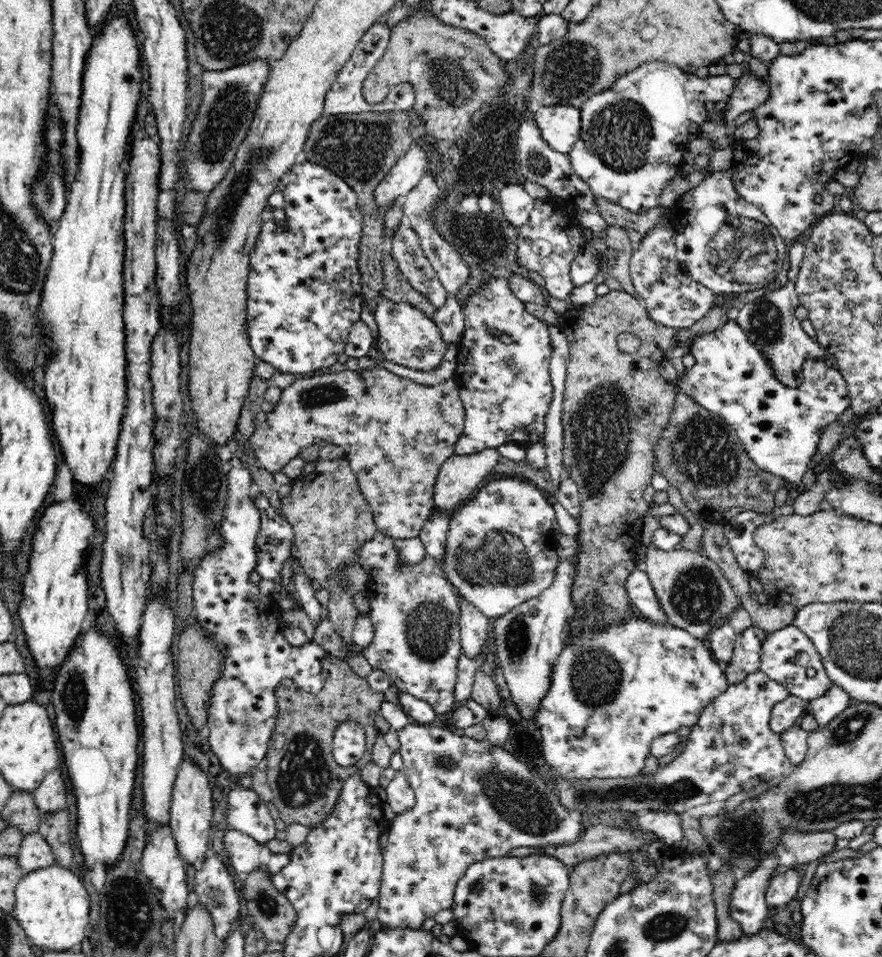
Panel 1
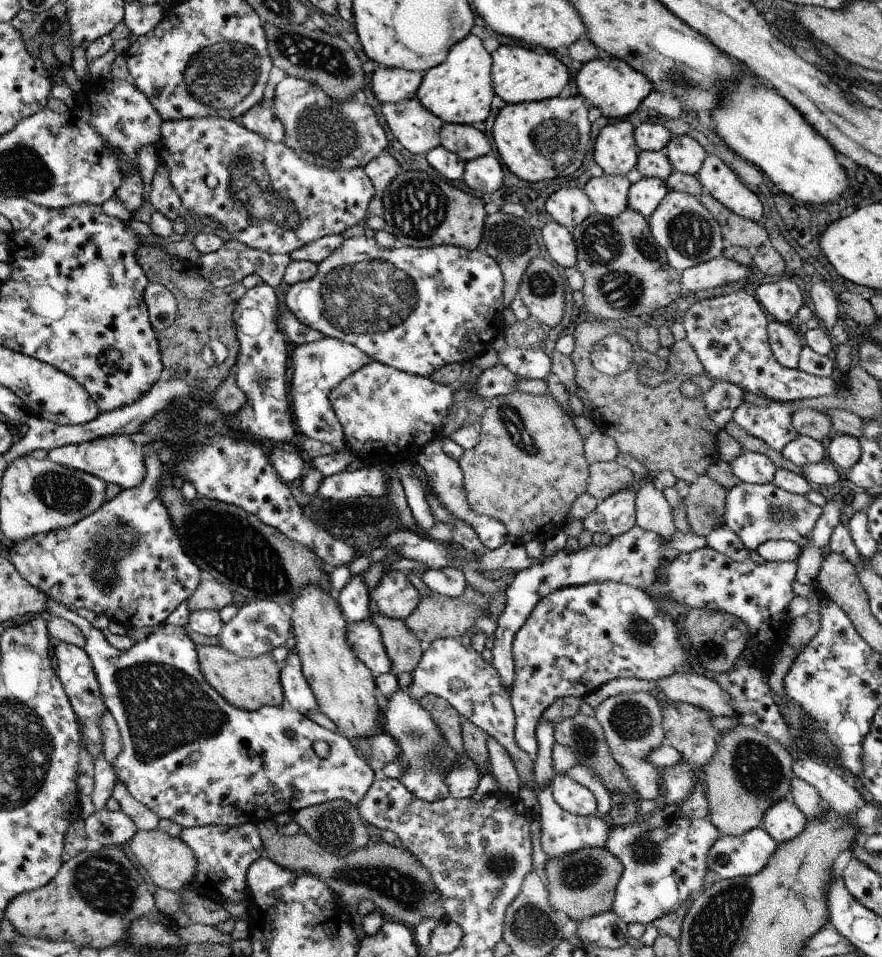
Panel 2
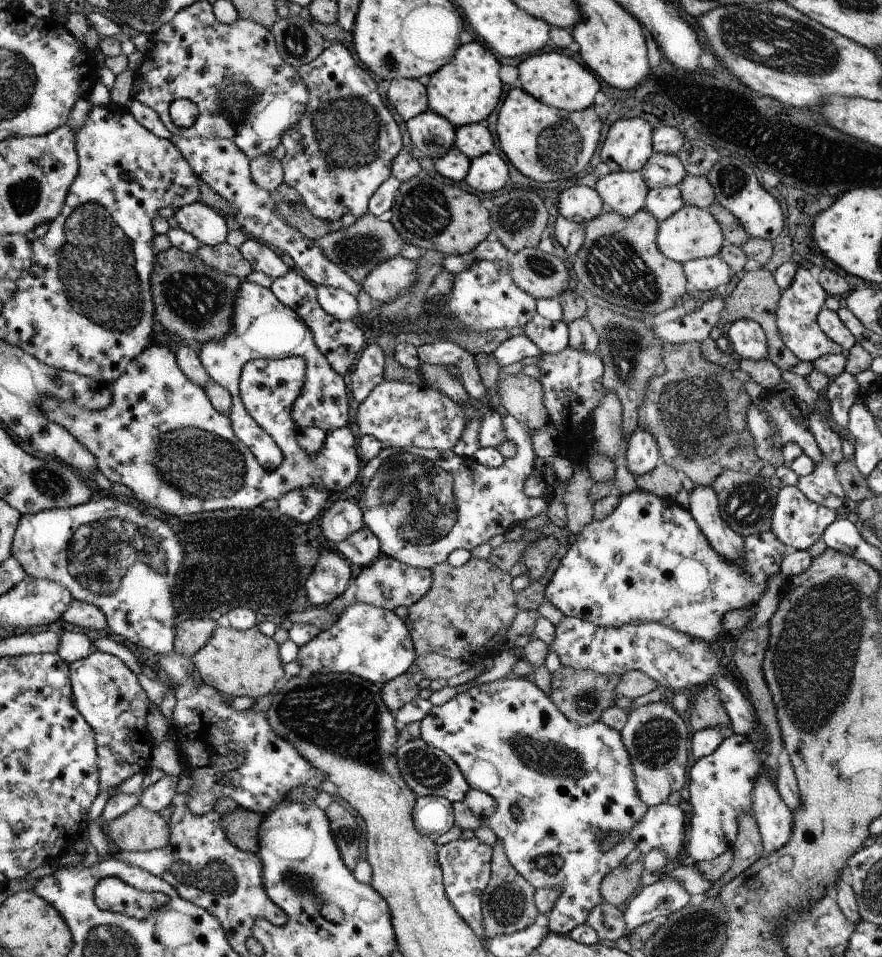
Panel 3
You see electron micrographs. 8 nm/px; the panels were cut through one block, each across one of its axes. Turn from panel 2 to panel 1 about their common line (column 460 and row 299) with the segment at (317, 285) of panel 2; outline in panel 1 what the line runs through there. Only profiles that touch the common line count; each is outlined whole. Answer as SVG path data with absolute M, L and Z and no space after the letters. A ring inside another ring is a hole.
M300 160L285 174L286 187L282 192L284 197L283 209L285 212L284 222L279 223L276 219L266 220L258 236L256 247L253 248L249 261L250 271L248 274L247 294L247 333L249 343L258 360L270 364L276 371L304 377L316 374L323 368L331 367L338 362L338 357L345 350L345 344L354 323L360 321L360 312L364 303L360 269L358 269L358 258L360 258L359 244L362 239L364 227L361 206L358 205L358 195L354 189L340 178L336 173L326 169L324 166Z

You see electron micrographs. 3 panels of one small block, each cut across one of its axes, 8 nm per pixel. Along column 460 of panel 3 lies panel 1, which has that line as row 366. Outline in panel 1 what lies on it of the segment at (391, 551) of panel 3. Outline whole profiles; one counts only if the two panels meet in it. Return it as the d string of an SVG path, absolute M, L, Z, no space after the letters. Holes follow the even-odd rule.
M508 277L492 278L486 287L473 291L467 304L462 307L462 314L464 315L465 330L461 340L458 342L459 351L457 354L457 366L453 380L456 381L458 390L460 391L459 395L465 410L465 421L462 436L458 438L454 445L455 453L459 455L476 454L486 449L498 448L498 446L502 446L502 444L506 444L506 442L516 442L525 445L526 448L529 448L536 442L542 442L543 434L545 433L545 418L553 399L553 386L550 379L549 368L553 350L547 323L526 311L524 302L516 298L512 293Z

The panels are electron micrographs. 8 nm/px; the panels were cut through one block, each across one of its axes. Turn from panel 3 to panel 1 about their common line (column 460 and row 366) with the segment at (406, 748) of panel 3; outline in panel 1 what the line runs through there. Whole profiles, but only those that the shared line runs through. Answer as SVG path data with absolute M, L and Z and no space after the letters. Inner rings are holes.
M793 242L788 245L788 261L785 267L789 268L789 280L780 289L768 292L752 302L748 302L735 319L736 323L744 329L750 341L752 341L773 367L776 379L790 388L800 386L803 376L803 365L806 358L825 360L827 352L800 325L801 320L796 318L795 310L799 297L795 292L794 280L798 275L802 260L805 256L805 248L802 243Z

